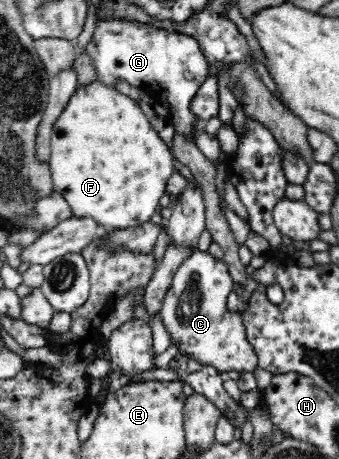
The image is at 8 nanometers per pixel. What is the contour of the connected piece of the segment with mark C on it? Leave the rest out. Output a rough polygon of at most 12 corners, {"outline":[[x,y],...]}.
{"outline":[[195,250],[159,310],[171,344],[224,375],[257,355],[223,259]]}

